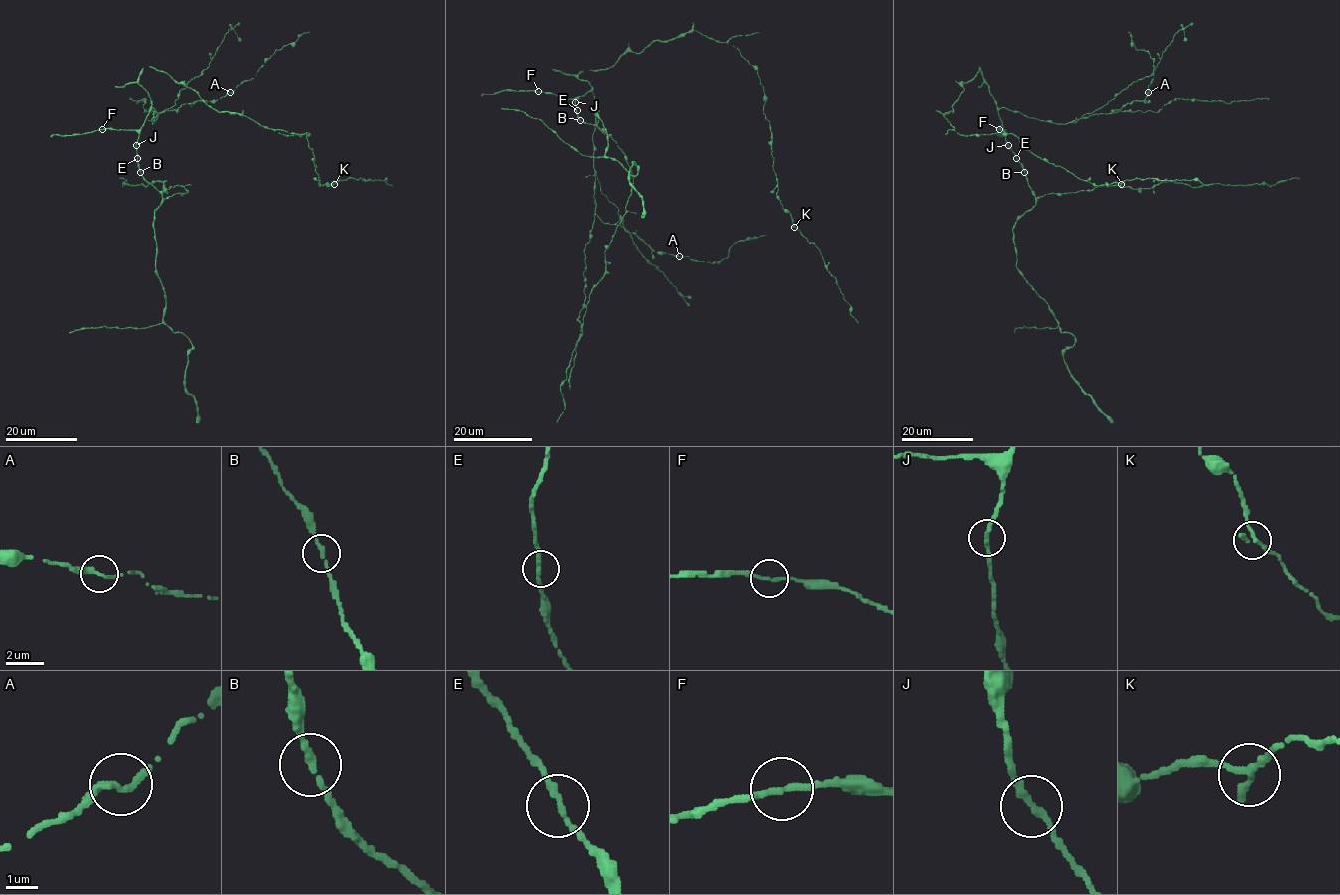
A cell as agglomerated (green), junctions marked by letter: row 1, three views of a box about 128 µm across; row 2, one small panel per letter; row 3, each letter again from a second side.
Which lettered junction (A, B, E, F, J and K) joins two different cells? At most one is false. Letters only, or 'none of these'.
none of these

